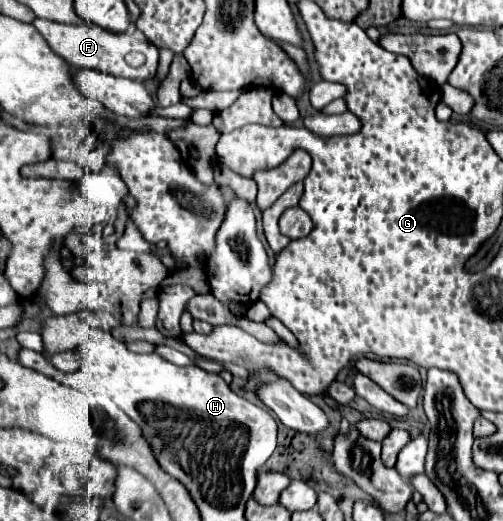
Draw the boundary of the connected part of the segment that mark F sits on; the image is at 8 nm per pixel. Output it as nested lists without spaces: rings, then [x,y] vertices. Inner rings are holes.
[[[36,18],[34,26],[44,36],[44,40],[48,42],[48,46],[54,52],[76,68],[90,68],[90,70],[96,70],[102,74],[122,76],[128,80],[138,80],[138,82],[152,80],[152,74],[156,74],[158,50],[138,30],[132,34],[114,34],[114,32],[108,32],[108,30],[96,26],[96,24],[70,26],[70,24],[58,24],[58,22],[42,20],[42,18]],[[128,58],[142,58],[142,64],[132,66],[128,62]]]

